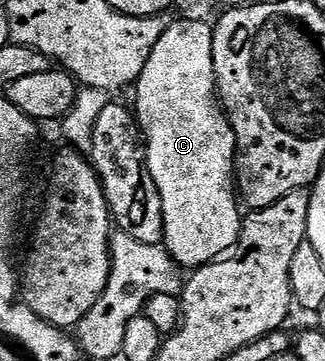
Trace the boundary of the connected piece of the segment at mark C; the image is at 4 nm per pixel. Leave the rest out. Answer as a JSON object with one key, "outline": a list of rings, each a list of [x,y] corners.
{"outline":[[[201,18],[170,21],[135,83],[136,90],[137,123],[145,135],[151,180],[155,180],[155,188],[159,188],[159,200],[163,204],[163,245],[182,268],[196,268],[216,262],[230,253],[236,244],[241,234],[243,213],[235,193],[237,141],[229,117],[221,109],[217,92],[213,67],[213,26]]]}

